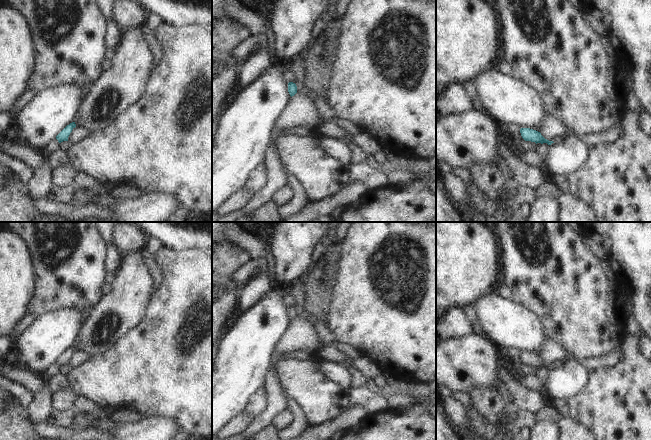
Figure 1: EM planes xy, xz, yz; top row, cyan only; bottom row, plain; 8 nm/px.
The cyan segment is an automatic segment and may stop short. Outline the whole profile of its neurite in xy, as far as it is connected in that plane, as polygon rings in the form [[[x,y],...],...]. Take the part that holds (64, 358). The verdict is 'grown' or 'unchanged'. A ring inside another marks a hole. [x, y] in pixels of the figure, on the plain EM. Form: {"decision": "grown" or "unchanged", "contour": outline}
{"decision": "grown", "contour": [[[142,251],[130,253],[121,263],[111,292],[104,295],[94,307],[80,330],[80,337],[76,343],[56,360],[58,366],[68,365],[70,357],[76,350],[82,351],[90,357],[97,357],[113,348],[143,321],[153,290],[154,280],[143,259]]]}

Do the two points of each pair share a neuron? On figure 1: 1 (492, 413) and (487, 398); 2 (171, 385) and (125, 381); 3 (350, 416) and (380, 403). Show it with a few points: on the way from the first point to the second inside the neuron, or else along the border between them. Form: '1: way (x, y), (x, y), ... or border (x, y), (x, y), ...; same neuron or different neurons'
1: way (492, 409), (488, 402); same neuron
2: way (160, 381), (136, 381); same neuron
3: border (349, 405), (363, 405), (368, 414); different neurons

